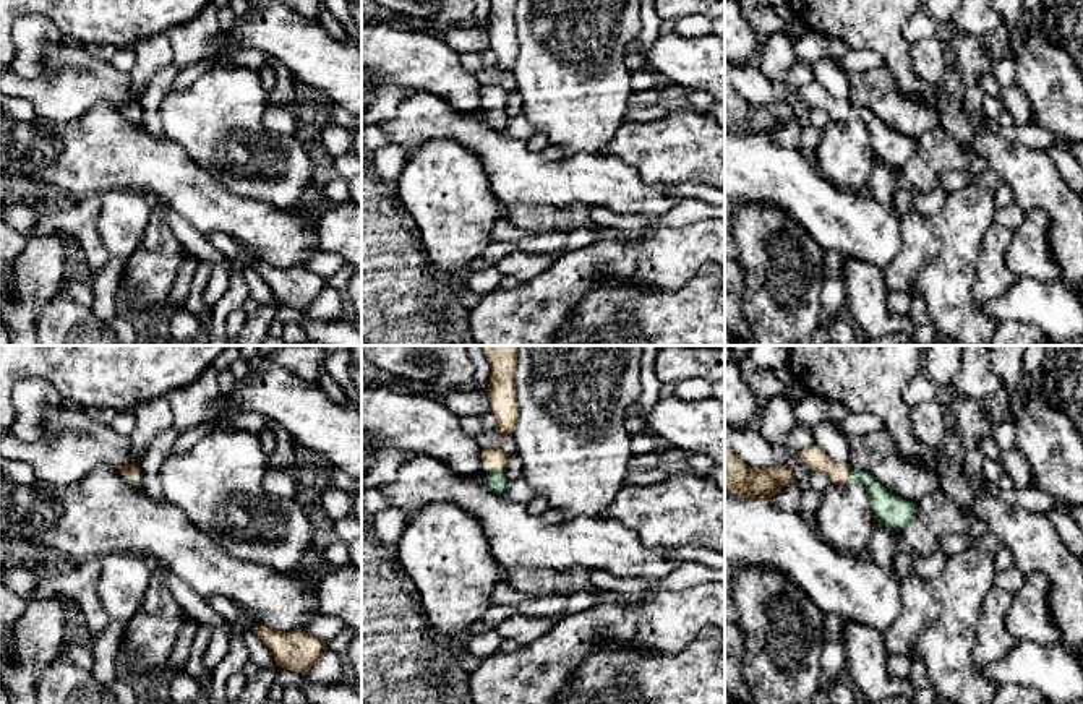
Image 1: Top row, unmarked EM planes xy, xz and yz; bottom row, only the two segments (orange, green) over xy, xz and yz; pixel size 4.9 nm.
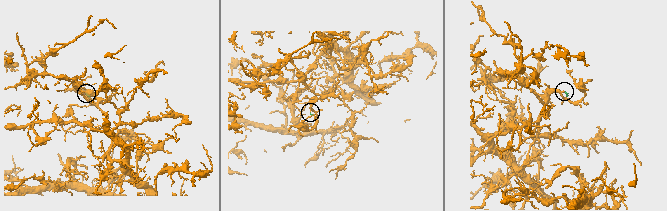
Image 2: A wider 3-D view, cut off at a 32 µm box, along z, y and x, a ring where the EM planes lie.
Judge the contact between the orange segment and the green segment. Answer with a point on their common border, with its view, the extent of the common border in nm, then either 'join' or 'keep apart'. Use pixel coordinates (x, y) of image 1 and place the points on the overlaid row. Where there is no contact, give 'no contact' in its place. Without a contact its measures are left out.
xz (496, 469) | 90 nm | join

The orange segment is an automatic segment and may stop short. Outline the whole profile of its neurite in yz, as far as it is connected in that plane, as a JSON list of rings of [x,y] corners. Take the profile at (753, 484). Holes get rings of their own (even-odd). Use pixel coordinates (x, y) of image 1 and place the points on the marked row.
[[[725,448],[725,492],[746,500],[770,501],[790,482],[796,482],[791,466],[752,469]]]

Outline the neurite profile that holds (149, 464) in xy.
[[[170,427],[159,433],[149,444],[144,456],[136,462],[143,474],[141,490],[152,500],[164,500],[161,466],[167,456],[167,451],[173,446],[178,438],[178,430]]]

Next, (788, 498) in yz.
[[[790,482],[772,496],[772,504],[783,513],[799,514],[803,488],[798,482]]]

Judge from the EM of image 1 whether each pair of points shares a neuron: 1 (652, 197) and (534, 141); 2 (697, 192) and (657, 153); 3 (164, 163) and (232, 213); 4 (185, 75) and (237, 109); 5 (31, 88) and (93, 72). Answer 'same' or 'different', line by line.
1: different
2: different
3: same
4: different
5: same

